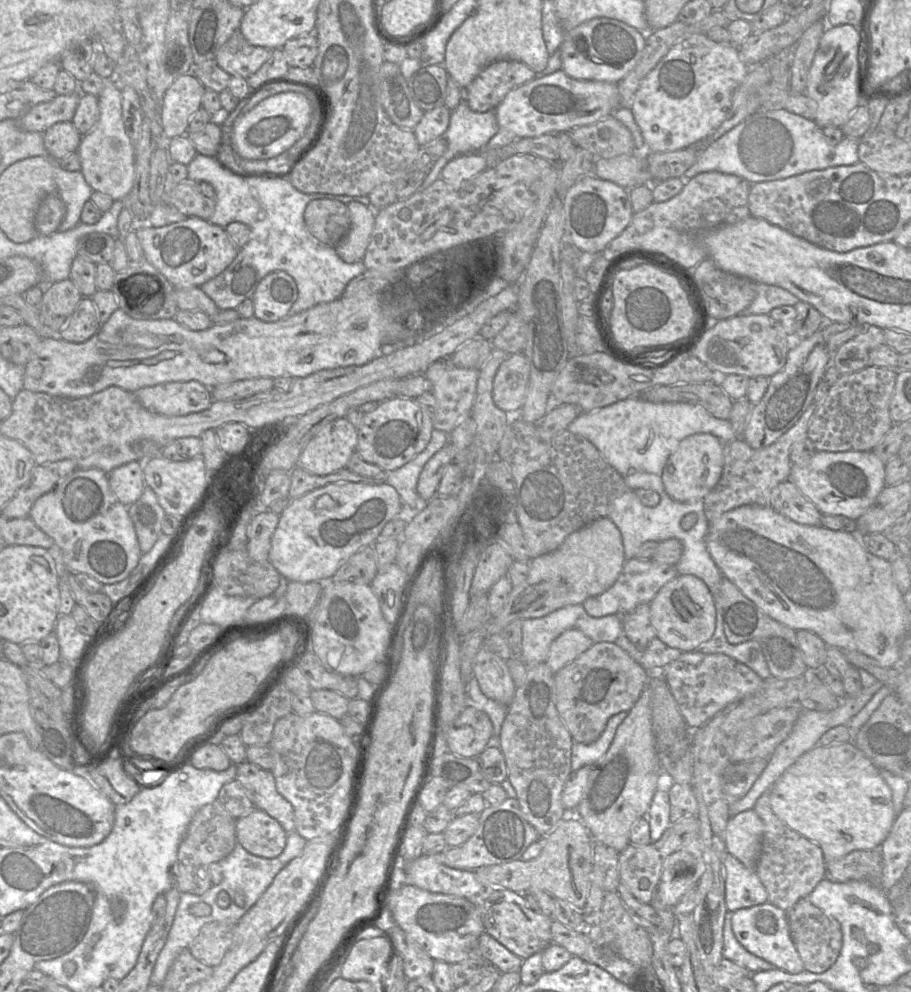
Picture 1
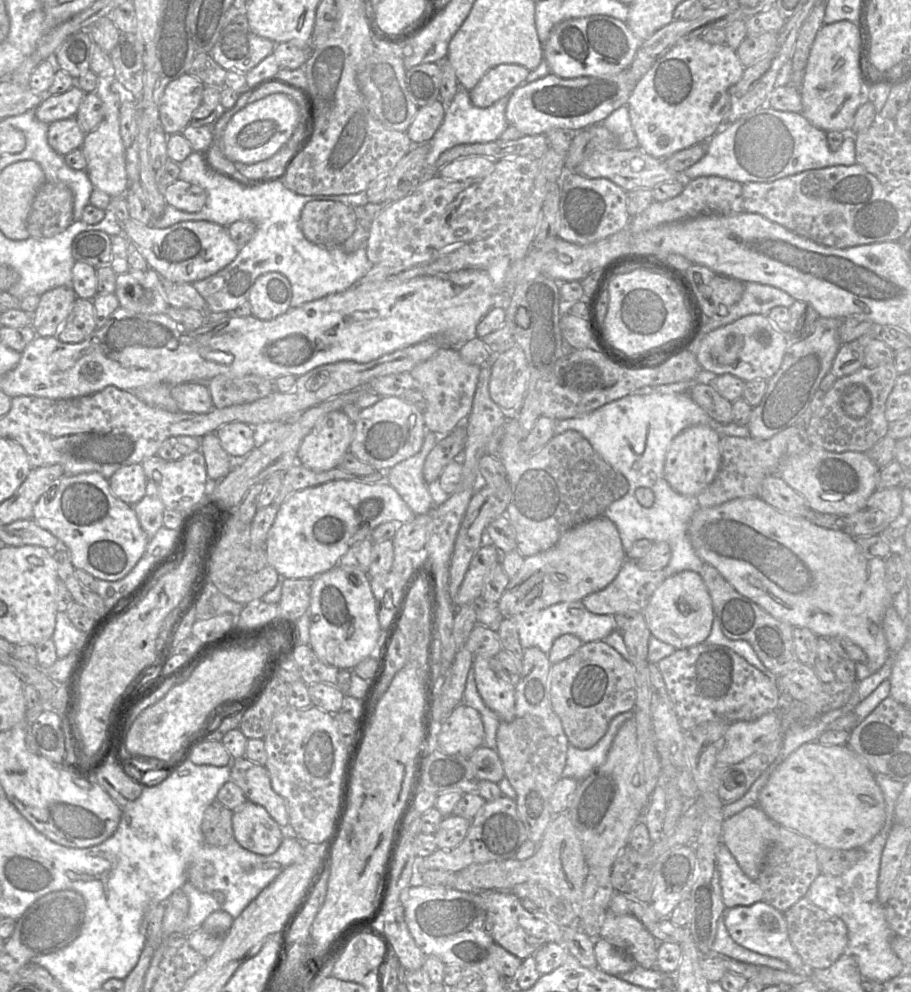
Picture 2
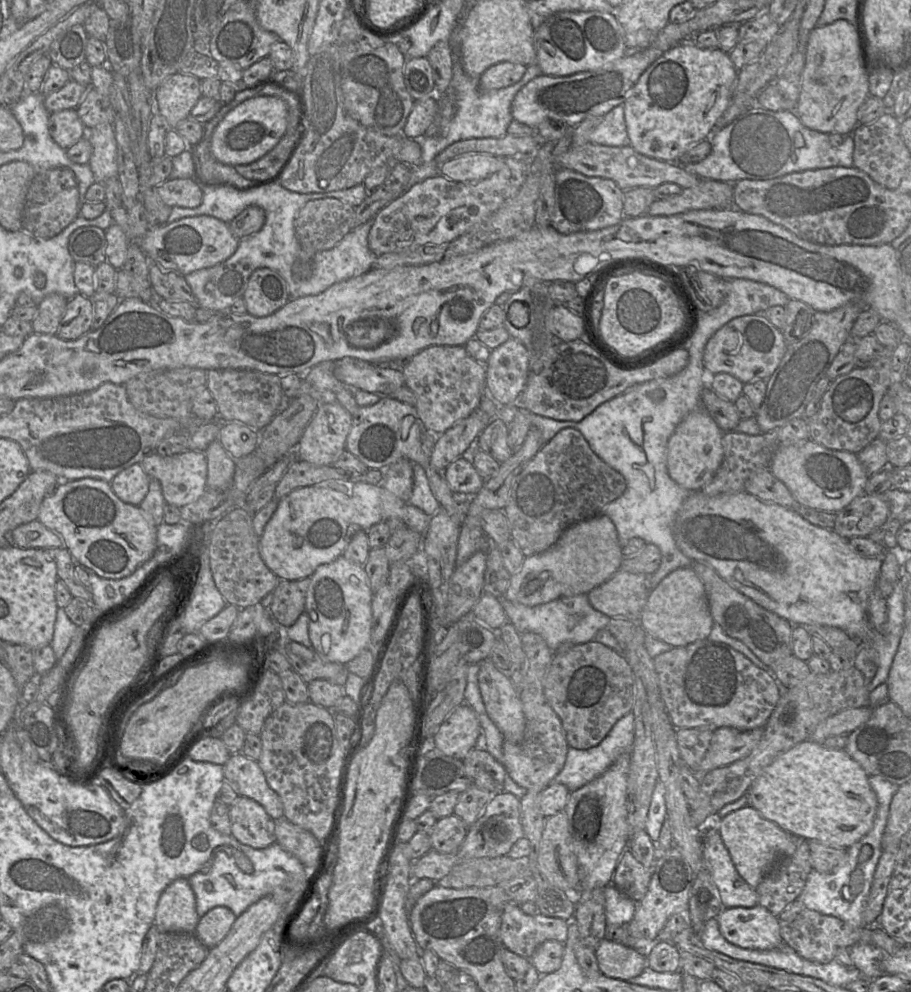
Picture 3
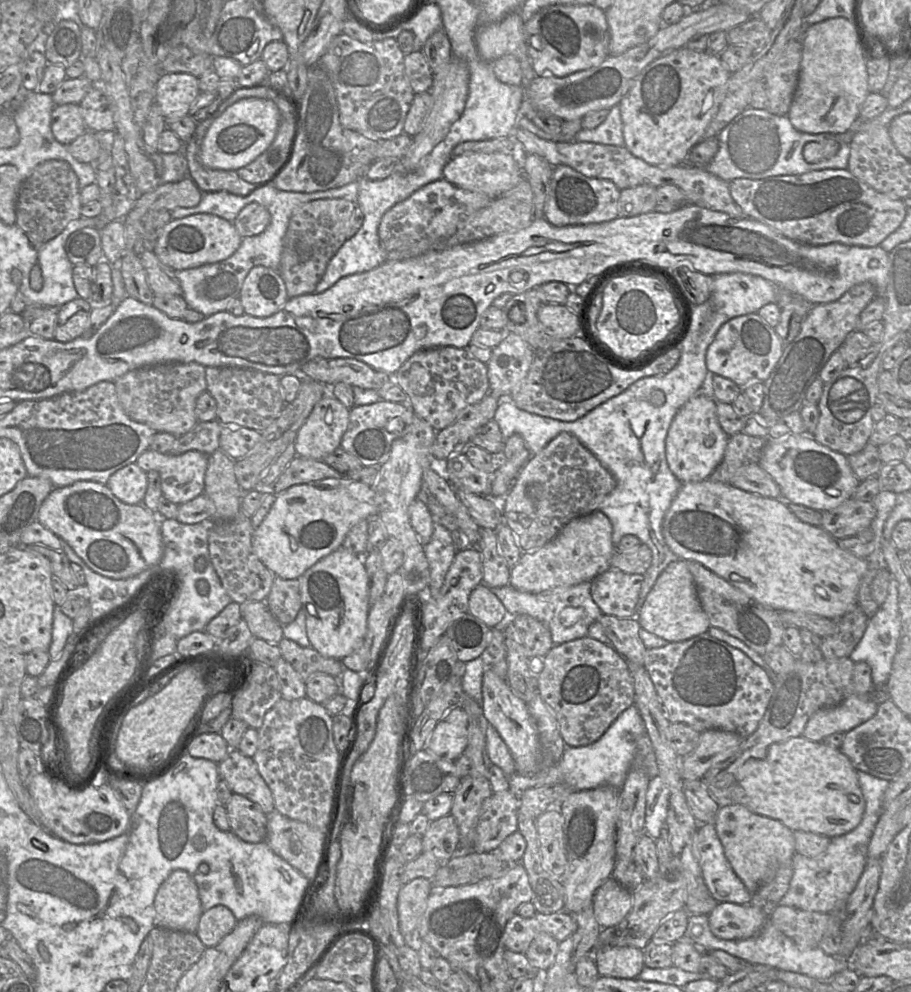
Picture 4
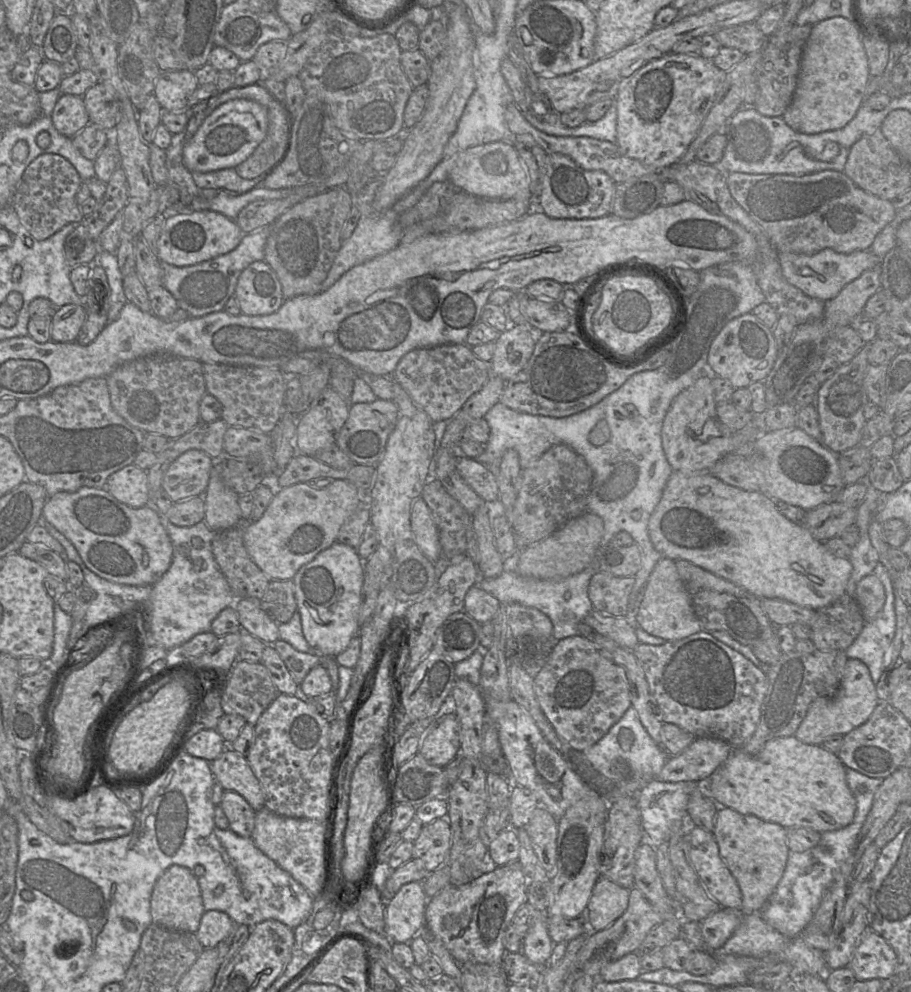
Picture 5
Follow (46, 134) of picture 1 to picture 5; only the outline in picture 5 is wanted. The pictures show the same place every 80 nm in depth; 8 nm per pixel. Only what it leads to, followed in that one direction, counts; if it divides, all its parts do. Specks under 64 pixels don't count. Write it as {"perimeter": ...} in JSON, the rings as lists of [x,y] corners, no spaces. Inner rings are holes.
{"perimeter":[[[61,94],[52,112],[52,122],[60,134],[73,138],[90,123],[83,97]]]}

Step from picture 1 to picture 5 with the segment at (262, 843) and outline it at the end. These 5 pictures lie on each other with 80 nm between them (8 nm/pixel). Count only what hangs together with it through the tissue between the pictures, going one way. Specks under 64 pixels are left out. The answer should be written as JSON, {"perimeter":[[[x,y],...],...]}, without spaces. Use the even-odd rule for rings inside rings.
{"perimeter":[[[224,791],[220,807],[229,821],[229,829],[238,836],[251,838],[256,812],[234,791]]]}

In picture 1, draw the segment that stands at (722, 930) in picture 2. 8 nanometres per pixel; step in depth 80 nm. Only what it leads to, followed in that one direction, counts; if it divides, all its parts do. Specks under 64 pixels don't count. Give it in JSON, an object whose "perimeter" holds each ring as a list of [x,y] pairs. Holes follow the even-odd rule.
{"perimeter":[[[728,911],[725,916],[723,929],[723,958],[747,968],[750,972],[779,969],[766,960],[750,953],[741,945],[732,930],[732,913],[733,912]]]}

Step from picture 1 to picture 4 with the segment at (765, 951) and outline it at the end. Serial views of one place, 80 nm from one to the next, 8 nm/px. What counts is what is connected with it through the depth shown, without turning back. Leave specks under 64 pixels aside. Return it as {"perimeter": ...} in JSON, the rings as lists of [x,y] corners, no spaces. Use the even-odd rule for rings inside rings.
{"perimeter":[[[719,902],[708,915],[708,922],[711,932],[717,938],[744,940],[757,935],[768,918],[751,904]]]}

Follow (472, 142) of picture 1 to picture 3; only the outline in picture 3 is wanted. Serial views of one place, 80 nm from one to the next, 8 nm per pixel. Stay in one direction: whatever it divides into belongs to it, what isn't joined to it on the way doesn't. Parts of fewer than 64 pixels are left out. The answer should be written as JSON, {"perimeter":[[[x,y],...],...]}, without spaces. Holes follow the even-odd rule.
{"perimeter":[[[457,46],[457,57],[458,58],[455,58],[455,53],[454,53],[453,77],[452,77],[452,80],[451,80],[451,83],[450,83],[450,91],[454,92],[454,95],[456,97],[456,114],[454,115],[454,117],[451,120],[450,124],[448,125],[447,129],[442,134],[438,134],[438,135],[434,135],[434,136],[425,136],[424,135],[423,137],[421,137],[419,139],[419,144],[420,144],[421,149],[422,149],[422,162],[417,166],[412,166],[412,168],[411,168],[411,177],[410,177],[409,182],[408,182],[408,188],[411,188],[413,185],[415,185],[419,182],[422,182],[427,178],[434,177],[439,173],[439,166],[435,163],[435,157],[440,152],[442,152],[445,148],[447,148],[448,146],[450,146],[453,143],[458,142],[460,140],[468,140],[468,139],[473,139],[473,138],[503,138],[504,136],[507,135],[508,127],[509,127],[510,123],[513,121],[513,117],[512,117],[512,114],[511,114],[511,107],[512,107],[512,103],[513,103],[513,100],[514,100],[515,96],[521,90],[521,86],[520,86],[519,82],[517,82],[516,84],[514,84],[512,86],[506,87],[506,88],[501,88],[501,89],[498,89],[498,90],[491,90],[491,91],[488,91],[488,92],[482,92],[479,89],[479,79],[471,78],[470,76],[468,76],[465,73],[465,71],[462,67],[460,58],[459,58],[458,46]]]}

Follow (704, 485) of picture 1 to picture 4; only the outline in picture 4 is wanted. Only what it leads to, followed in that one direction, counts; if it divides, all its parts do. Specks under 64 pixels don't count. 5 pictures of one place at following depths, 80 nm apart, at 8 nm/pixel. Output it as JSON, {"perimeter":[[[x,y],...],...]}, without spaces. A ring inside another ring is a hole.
{"perimeter":[[[697,392],[676,413],[669,427],[665,454],[671,472],[682,483],[708,479],[724,457],[729,436],[721,428],[713,395]]]}

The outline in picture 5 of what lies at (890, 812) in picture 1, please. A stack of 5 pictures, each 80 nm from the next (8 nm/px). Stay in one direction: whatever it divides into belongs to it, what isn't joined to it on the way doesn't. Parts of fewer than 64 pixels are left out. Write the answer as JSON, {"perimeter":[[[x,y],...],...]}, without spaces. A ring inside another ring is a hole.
{"perimeter":[[[794,735],[767,741],[757,754],[733,748],[728,758],[703,783],[718,804],[753,814],[785,828],[806,827],[818,832],[850,824],[856,800],[846,782],[845,766],[823,745],[807,744]]]}

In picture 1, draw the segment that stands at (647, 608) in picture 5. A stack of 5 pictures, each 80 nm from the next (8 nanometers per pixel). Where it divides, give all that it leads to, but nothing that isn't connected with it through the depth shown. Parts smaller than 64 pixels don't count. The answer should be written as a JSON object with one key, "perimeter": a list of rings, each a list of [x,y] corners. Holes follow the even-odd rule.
{"perimeter":[[[678,575],[667,582],[655,595],[650,606],[650,621],[656,637],[681,652],[696,650],[707,642],[715,631],[716,607],[713,596],[700,578],[691,575]]]}

